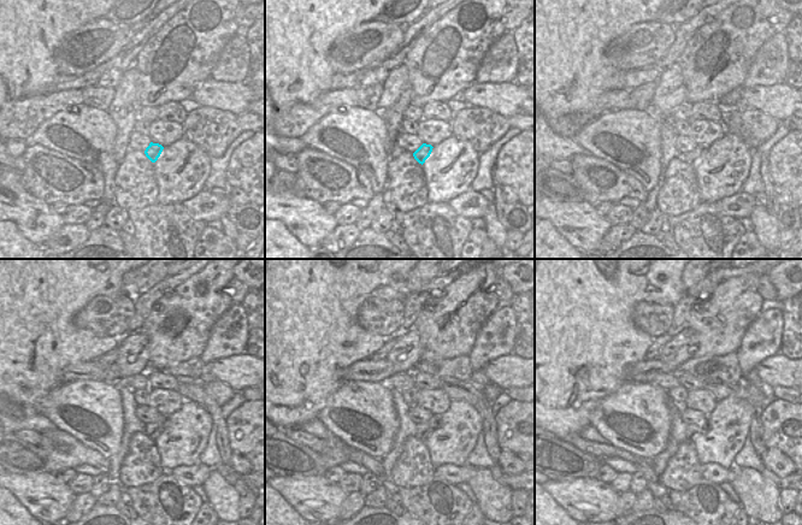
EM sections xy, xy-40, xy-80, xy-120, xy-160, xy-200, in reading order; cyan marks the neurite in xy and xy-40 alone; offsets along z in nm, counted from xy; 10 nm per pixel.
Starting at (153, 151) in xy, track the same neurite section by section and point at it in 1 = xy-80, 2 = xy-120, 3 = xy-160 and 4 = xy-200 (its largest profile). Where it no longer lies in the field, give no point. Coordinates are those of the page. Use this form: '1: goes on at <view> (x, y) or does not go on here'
1: goes on at xy-80 (693, 158)
2: goes on at xy-120 (153, 429)
3: goes on at xy-160 (424, 430)
4: goes on at xy-200 (694, 430)

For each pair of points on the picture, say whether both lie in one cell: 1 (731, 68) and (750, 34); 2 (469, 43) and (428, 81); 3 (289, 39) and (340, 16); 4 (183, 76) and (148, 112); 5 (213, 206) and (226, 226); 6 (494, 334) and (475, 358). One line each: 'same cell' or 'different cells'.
1: same cell
2: same cell
3: same cell
4: different cells
5: different cells
6: same cell

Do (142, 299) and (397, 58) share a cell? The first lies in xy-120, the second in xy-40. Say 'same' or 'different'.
same

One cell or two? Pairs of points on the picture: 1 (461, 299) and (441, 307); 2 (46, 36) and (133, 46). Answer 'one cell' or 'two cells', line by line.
1: one cell
2: two cells

